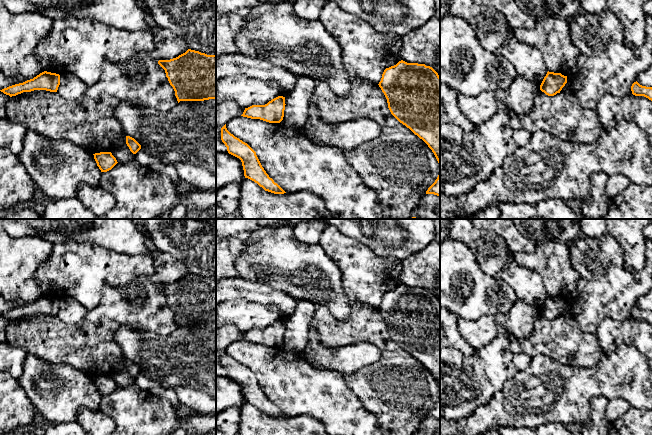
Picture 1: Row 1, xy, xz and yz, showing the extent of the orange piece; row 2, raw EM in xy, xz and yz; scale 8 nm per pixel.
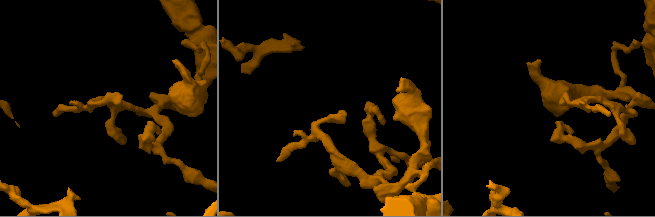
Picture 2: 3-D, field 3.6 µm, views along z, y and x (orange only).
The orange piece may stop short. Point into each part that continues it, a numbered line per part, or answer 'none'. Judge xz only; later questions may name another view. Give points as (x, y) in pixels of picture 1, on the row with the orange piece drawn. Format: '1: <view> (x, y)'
none

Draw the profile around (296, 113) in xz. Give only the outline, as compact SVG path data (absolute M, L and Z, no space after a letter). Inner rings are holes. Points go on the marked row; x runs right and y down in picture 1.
M298 76L296 88L285 96L283 126L300 130L309 117L309 106L317 80L310 77Z

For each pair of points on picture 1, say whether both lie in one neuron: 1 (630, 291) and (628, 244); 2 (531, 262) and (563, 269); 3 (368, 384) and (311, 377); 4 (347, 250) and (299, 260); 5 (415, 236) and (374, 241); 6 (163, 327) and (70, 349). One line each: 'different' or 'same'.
1: different
2: same
3: different
4: different
5: same
6: same

